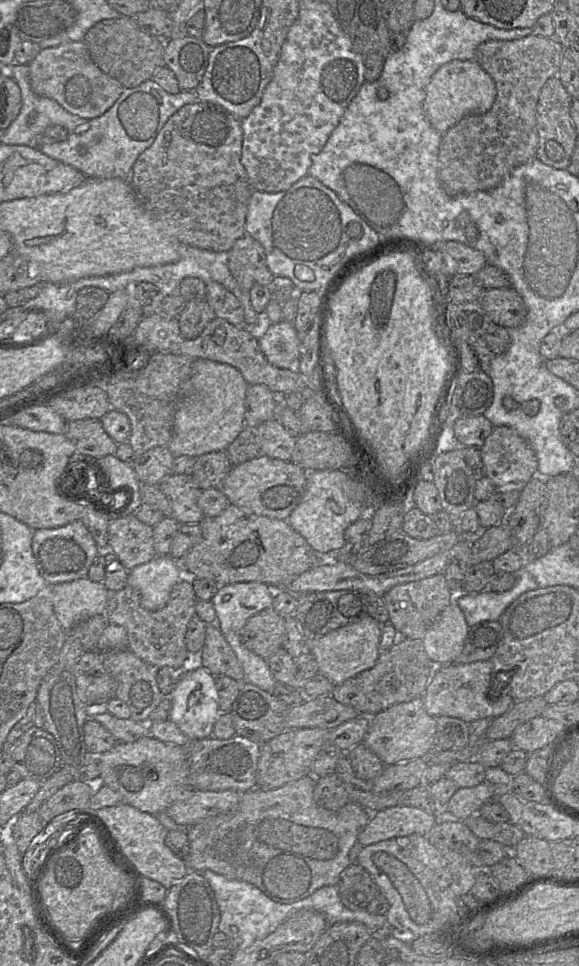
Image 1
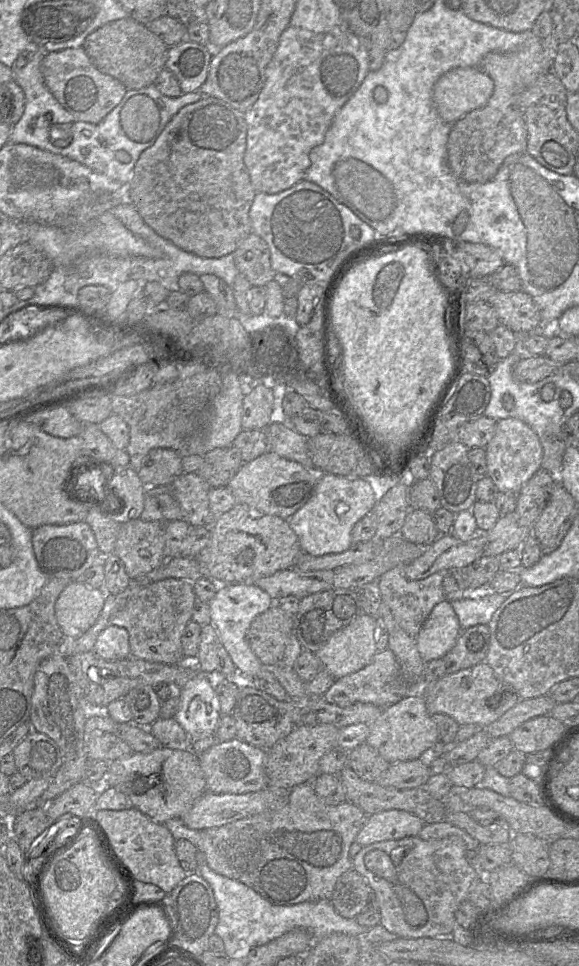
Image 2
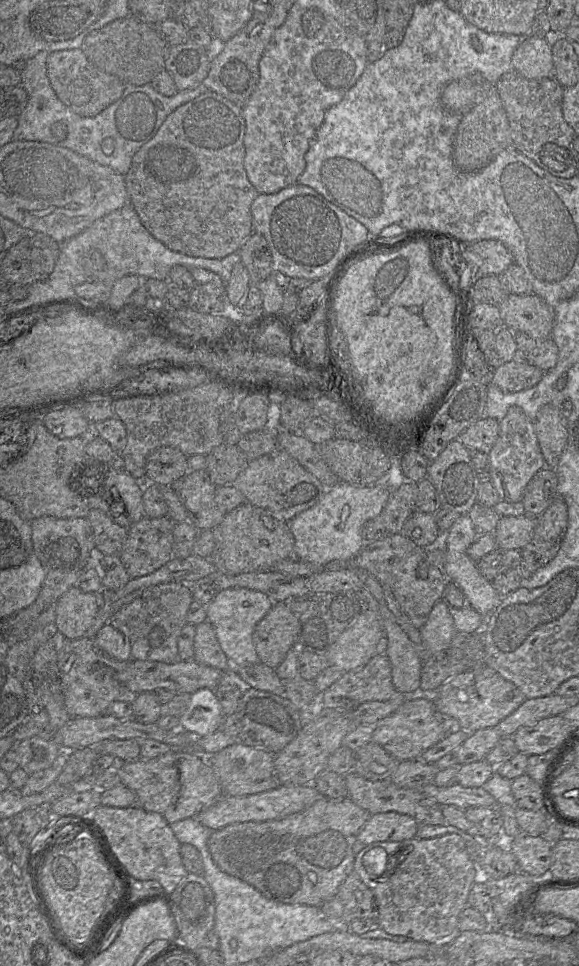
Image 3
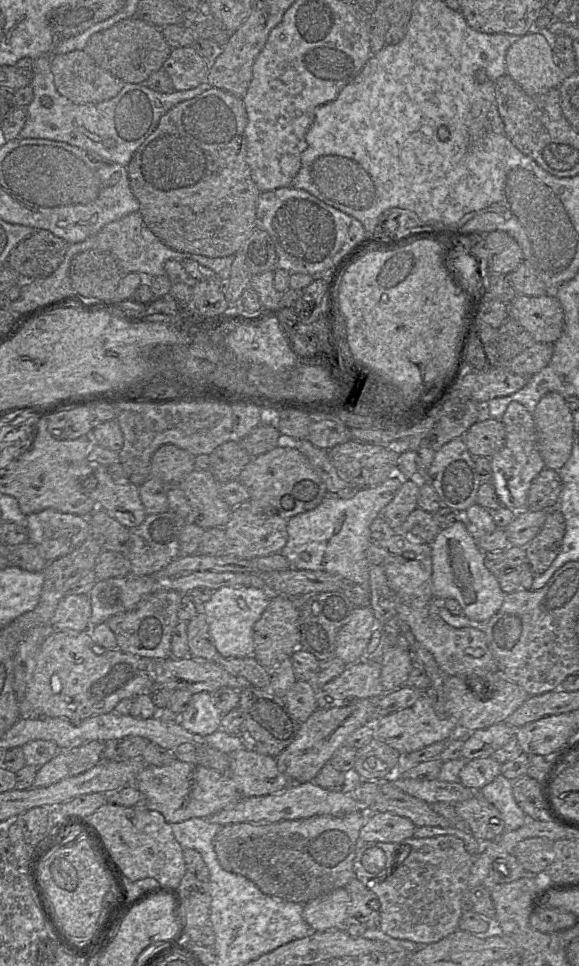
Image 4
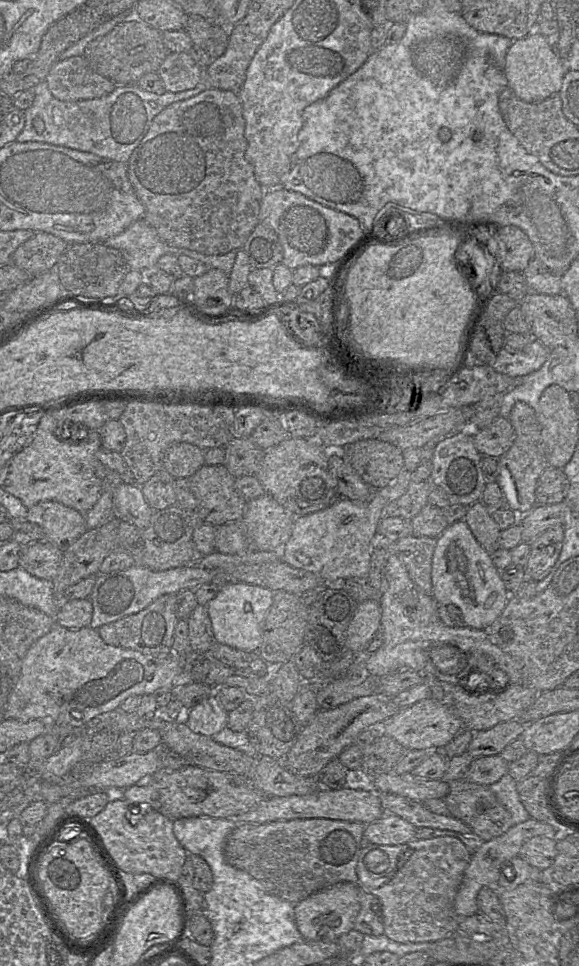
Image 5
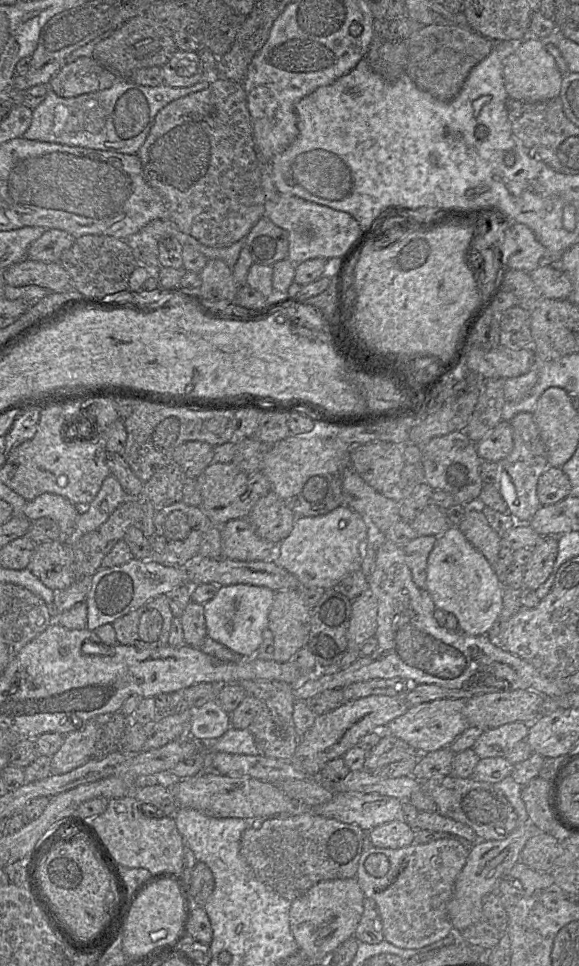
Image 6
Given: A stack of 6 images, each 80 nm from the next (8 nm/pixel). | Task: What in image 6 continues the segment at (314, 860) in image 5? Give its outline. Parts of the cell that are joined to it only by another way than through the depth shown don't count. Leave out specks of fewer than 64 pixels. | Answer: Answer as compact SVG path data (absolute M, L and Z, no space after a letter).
M300 812L253 823L242 834L240 854L258 881L294 901L320 881L356 878L361 855L371 847L368 833L357 824Z

